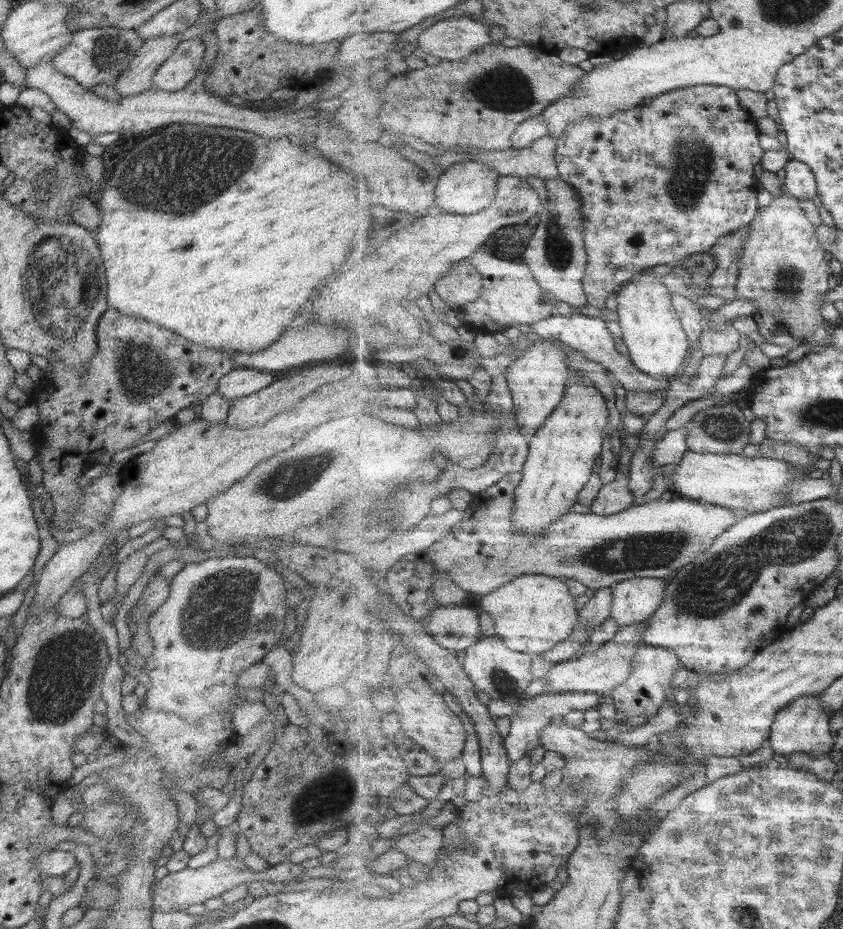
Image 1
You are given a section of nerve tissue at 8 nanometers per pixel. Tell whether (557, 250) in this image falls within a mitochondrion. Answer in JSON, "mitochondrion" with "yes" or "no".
{"mitochondrion":"yes"}

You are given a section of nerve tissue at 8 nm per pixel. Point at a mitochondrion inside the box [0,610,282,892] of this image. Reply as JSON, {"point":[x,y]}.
{"point":[57,691]}

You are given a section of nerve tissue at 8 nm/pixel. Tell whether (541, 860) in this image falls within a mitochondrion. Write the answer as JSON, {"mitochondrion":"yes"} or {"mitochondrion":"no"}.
{"mitochondrion":"no"}

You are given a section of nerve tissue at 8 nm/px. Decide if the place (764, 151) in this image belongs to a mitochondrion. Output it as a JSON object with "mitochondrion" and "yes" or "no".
{"mitochondrion":"no"}

